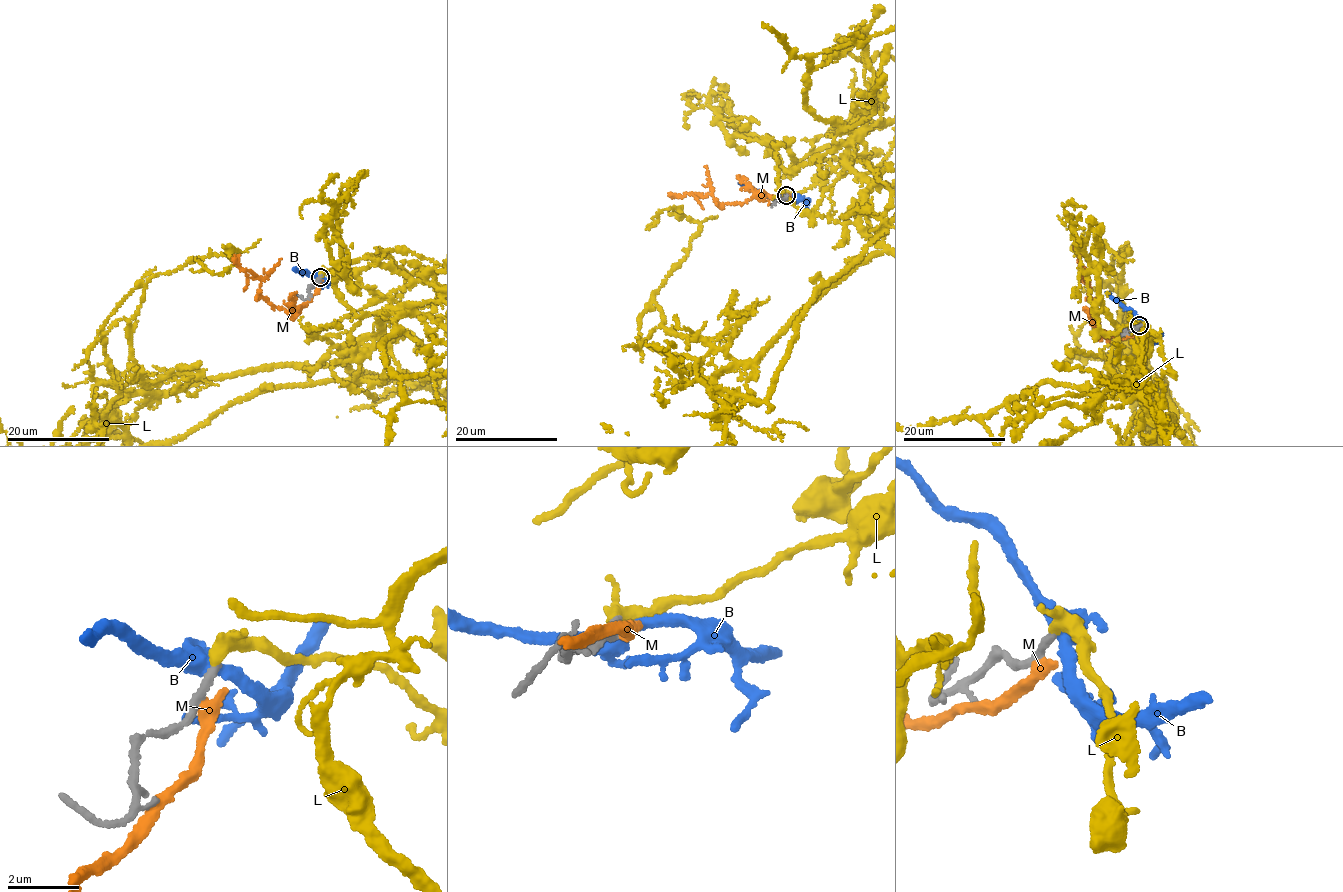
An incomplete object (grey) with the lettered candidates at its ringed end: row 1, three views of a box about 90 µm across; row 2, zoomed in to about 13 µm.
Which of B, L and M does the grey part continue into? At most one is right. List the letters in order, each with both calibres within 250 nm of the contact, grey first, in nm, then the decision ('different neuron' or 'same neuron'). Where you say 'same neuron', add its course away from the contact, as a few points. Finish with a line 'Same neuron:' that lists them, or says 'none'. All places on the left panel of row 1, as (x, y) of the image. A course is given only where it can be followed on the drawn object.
B: 240/400 nm | different neuron
L: 240/320 nm | same neuron
M: 300/420 nm | different neuron
Same neuron: L

